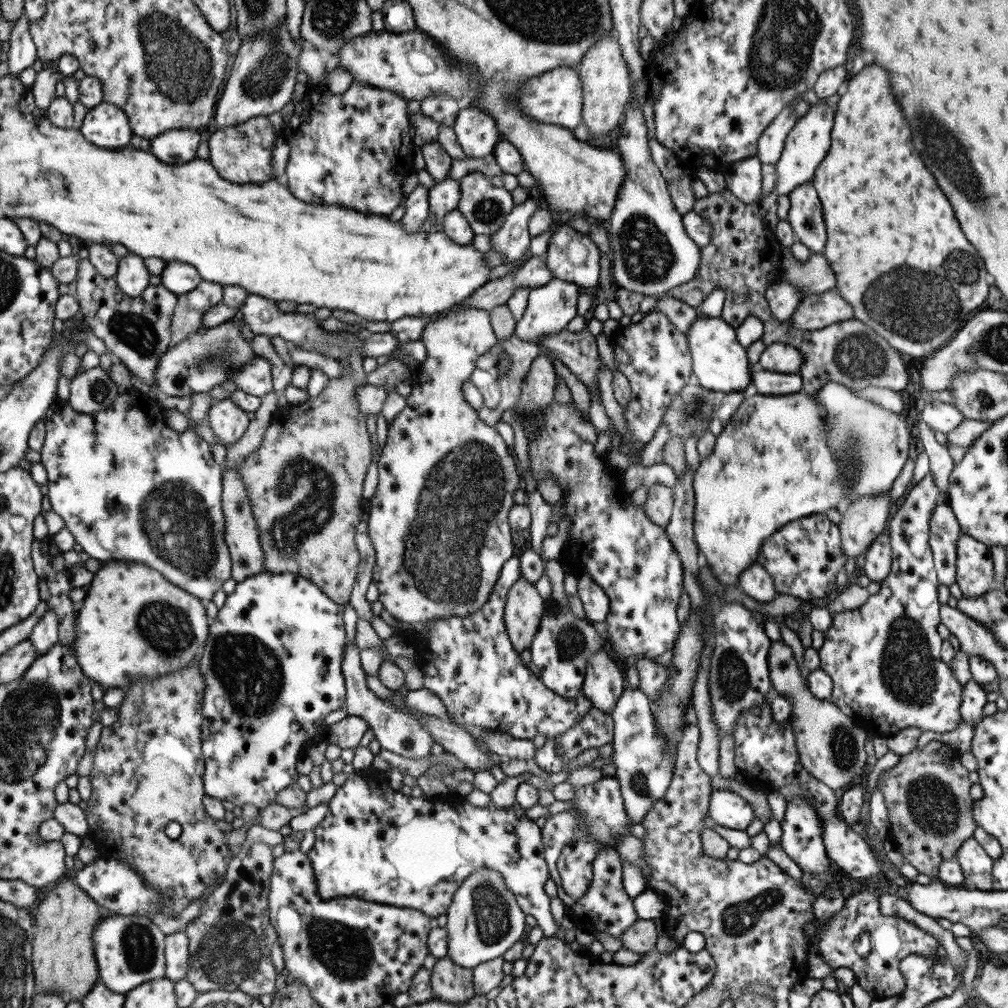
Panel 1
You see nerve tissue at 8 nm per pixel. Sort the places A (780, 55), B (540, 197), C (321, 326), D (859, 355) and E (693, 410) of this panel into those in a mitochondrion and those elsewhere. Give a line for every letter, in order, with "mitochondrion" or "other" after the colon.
A: mitochondrion
B: other
C: other
D: mitochondrion
E: mitochondrion

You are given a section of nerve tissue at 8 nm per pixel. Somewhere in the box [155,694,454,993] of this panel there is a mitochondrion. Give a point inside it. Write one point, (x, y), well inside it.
(228, 954)

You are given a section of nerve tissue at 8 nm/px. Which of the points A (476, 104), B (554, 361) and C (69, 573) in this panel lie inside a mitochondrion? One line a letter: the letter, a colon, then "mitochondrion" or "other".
A: other
B: other
C: other

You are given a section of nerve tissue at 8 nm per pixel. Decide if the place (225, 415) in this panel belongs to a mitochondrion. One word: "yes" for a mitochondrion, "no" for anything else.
no

